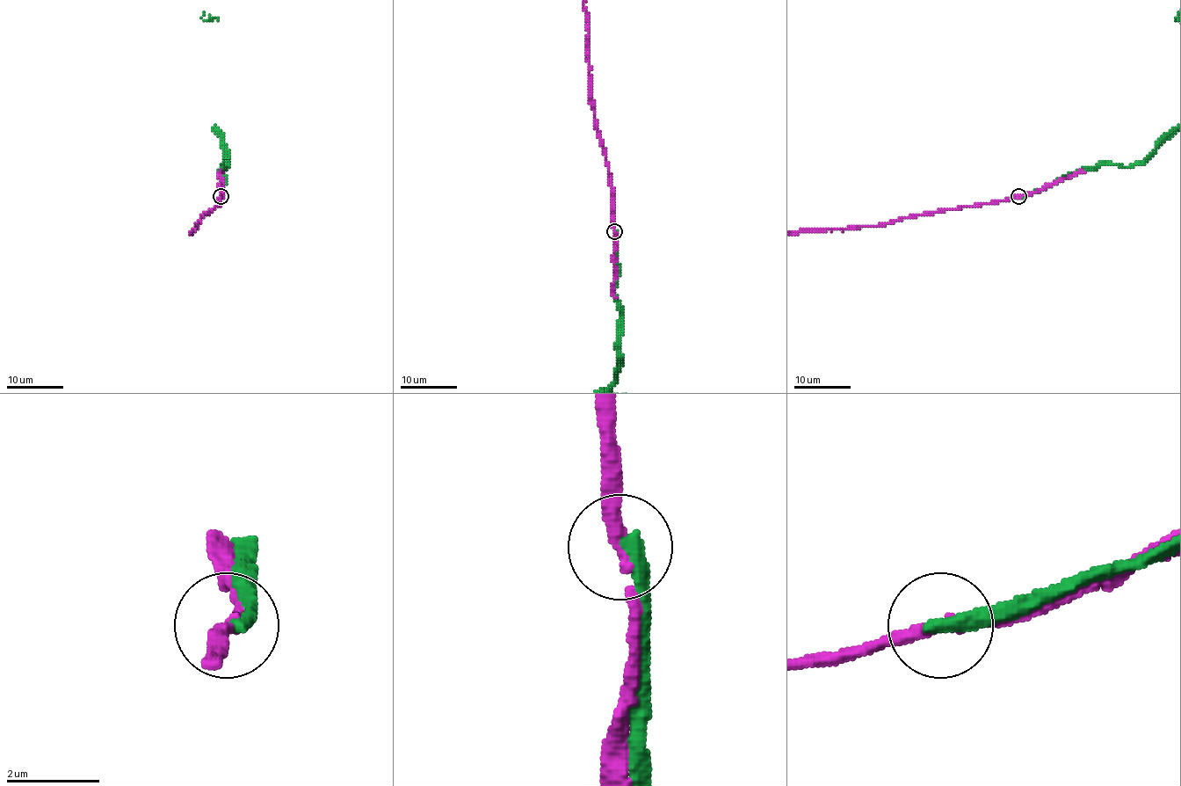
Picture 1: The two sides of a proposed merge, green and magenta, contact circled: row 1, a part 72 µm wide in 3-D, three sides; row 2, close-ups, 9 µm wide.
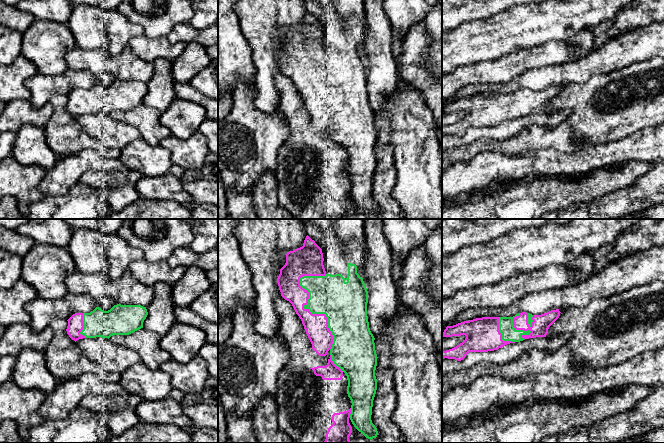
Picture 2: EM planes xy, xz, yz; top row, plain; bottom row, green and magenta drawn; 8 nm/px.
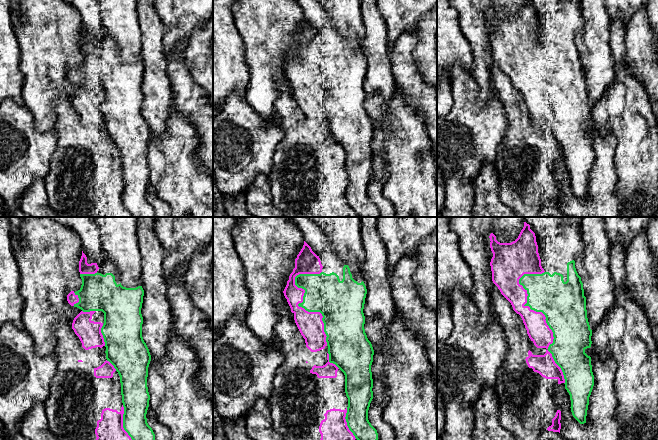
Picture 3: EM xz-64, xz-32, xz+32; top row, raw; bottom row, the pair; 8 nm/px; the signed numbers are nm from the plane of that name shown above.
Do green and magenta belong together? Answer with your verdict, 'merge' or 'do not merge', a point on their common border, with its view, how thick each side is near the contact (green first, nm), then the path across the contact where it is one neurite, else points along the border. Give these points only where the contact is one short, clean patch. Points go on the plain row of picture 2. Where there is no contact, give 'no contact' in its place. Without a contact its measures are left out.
do not merge; meets green in xz at (315, 89); 360 nm thick on the green side, 190 nm on the other

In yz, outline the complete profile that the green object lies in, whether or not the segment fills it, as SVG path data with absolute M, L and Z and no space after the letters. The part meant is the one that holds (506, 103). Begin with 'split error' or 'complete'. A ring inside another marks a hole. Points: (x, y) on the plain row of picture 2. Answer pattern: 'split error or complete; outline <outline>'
complete; outline M520 89L516 90L513 93L499 93L499 107L502 110L502 116L503 117L512 117L512 118L520 118L525 116L522 114L522 111L529 111L531 109L530 105L528 107L524 106L516 106L513 101L513 94L516 92L519 92Z

